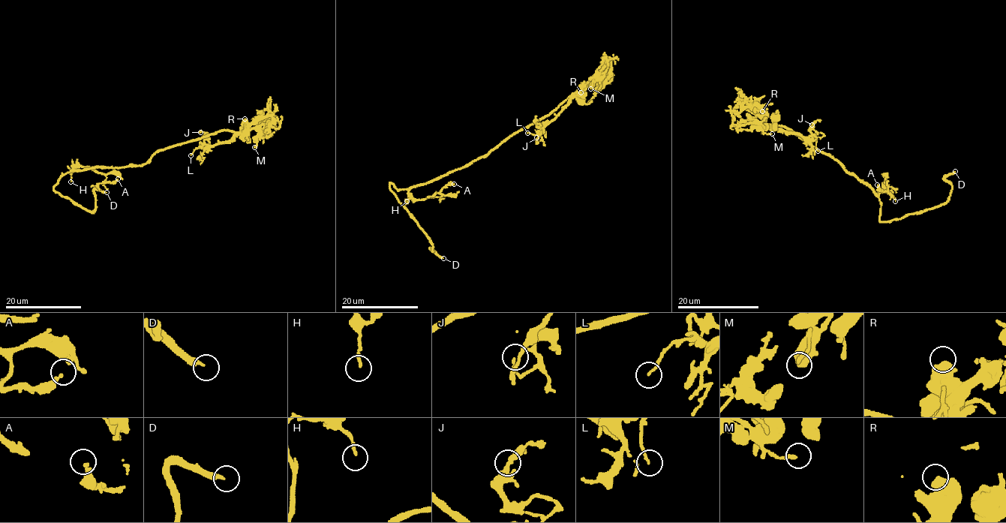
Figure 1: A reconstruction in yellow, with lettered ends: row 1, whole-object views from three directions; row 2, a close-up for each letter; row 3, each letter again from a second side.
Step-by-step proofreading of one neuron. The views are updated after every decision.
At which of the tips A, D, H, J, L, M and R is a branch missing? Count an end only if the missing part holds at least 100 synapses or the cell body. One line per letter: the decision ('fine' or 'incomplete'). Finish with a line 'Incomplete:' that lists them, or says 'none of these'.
A: fine
D: incomplete
H: fine
J: fine
L: fine
M: fine
R: fine
Incomplete: D

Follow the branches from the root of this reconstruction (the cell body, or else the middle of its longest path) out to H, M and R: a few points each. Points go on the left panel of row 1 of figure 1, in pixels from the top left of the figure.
H: (133, 166), (100, 166), (76, 170), (73, 168), (70, 181)
M: (133, 166), (145, 163), (160, 151), (223, 130), (237, 133), (254, 129), (258, 133), (258, 139), (254, 147)
R: (133, 166), (145, 163), (160, 151), (223, 130), (242, 131), (245, 127), (244, 118)

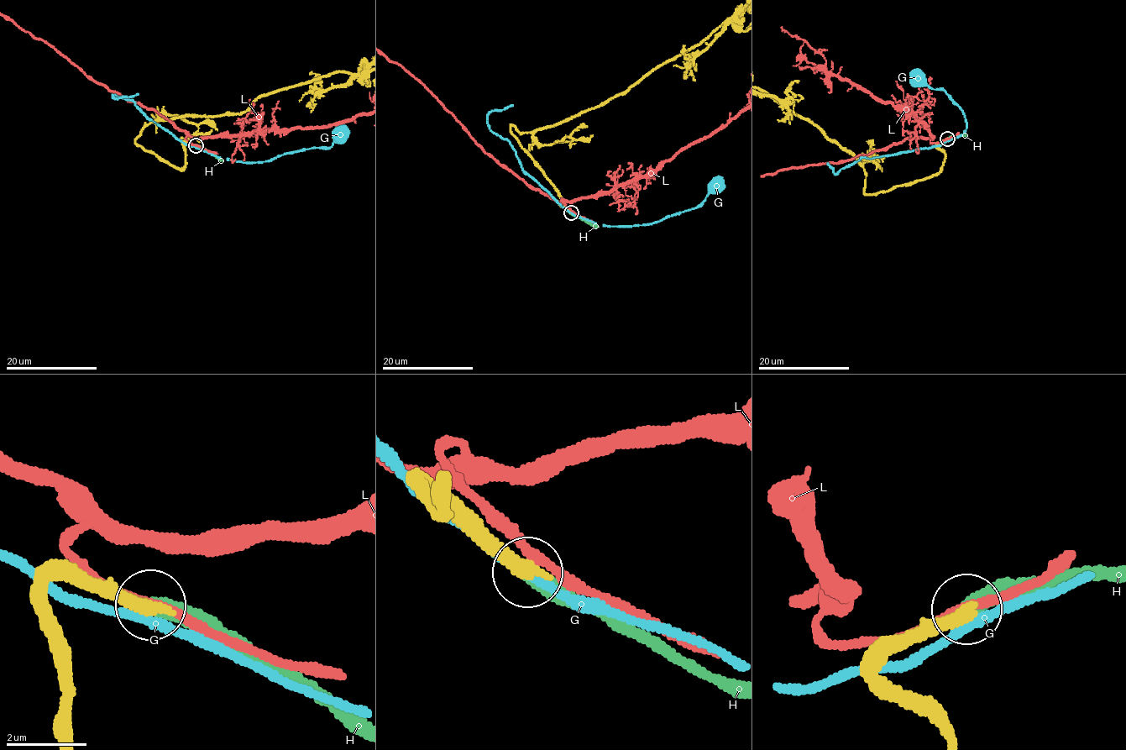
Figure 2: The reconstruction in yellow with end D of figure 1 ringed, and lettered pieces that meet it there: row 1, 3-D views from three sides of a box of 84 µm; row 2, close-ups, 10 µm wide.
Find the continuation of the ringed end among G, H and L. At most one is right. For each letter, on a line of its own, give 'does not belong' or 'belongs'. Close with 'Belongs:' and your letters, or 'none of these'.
G: does not belong
H: belongs
L: does not belong
Belongs: H

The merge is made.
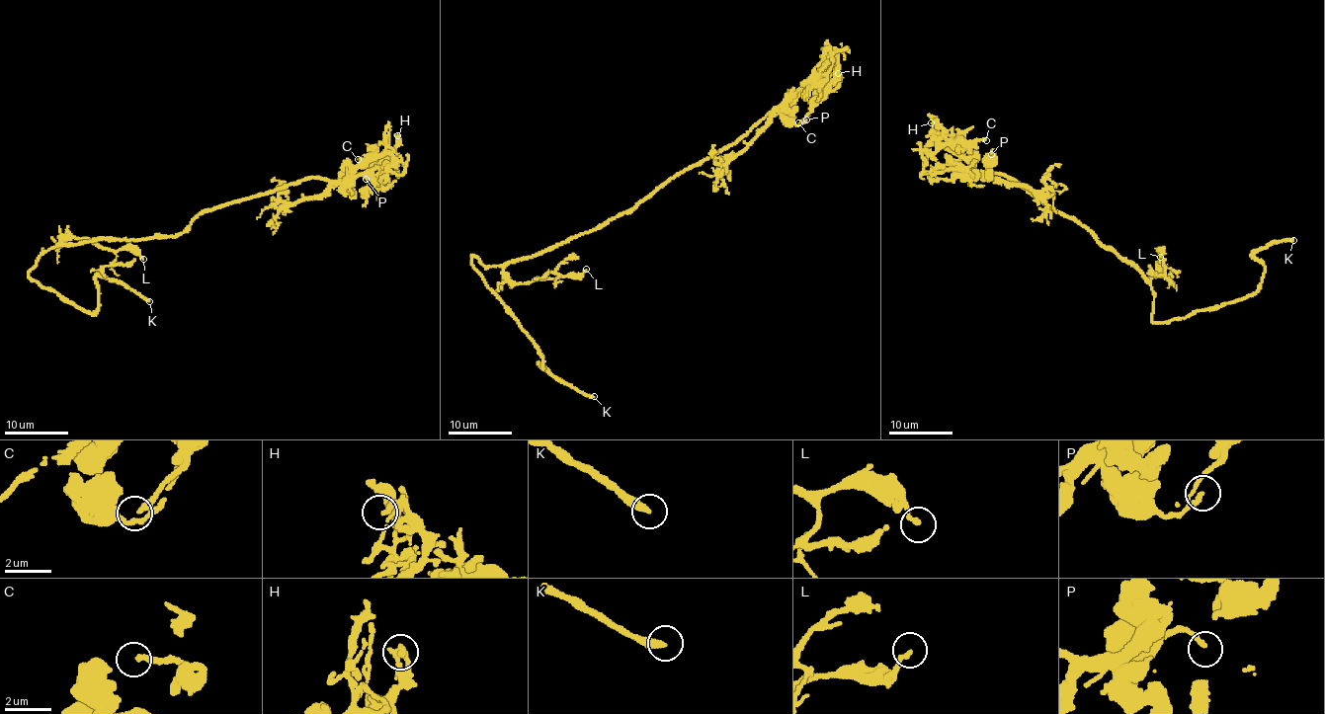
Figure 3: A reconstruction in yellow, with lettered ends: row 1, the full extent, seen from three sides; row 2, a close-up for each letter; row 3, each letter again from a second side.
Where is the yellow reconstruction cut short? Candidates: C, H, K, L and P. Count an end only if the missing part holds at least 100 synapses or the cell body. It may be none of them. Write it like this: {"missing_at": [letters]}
{"missing_at": ["K"]}

